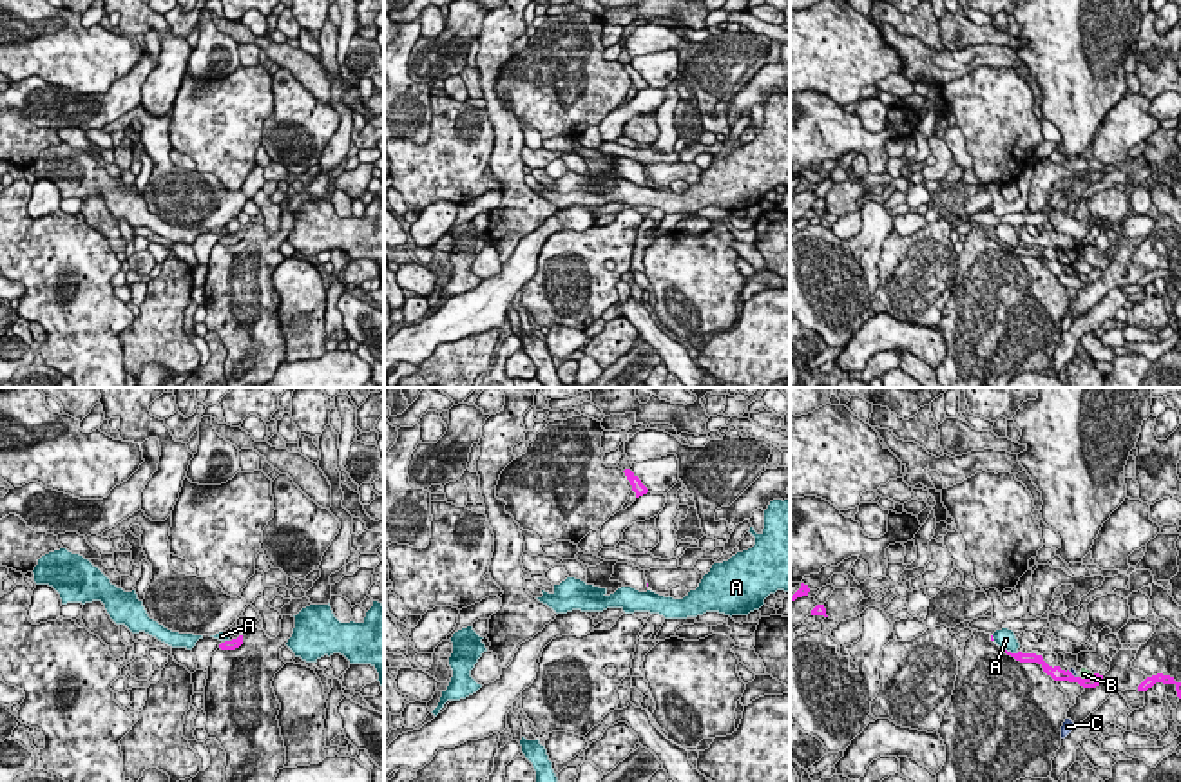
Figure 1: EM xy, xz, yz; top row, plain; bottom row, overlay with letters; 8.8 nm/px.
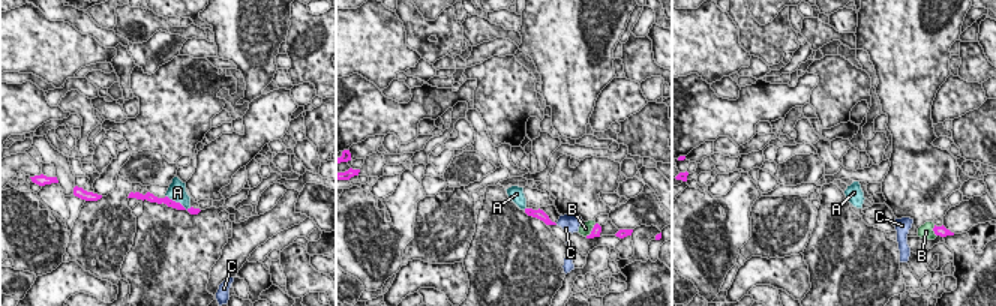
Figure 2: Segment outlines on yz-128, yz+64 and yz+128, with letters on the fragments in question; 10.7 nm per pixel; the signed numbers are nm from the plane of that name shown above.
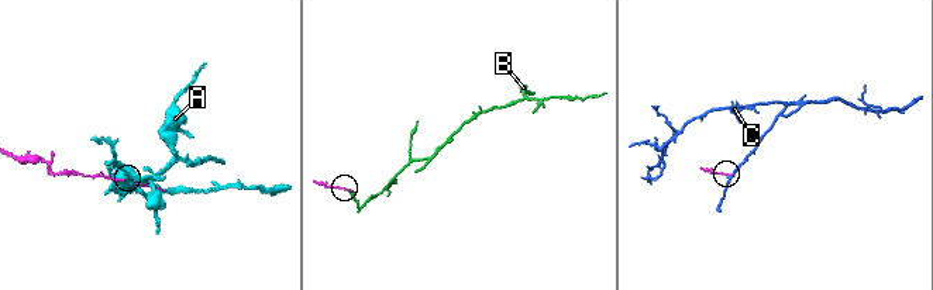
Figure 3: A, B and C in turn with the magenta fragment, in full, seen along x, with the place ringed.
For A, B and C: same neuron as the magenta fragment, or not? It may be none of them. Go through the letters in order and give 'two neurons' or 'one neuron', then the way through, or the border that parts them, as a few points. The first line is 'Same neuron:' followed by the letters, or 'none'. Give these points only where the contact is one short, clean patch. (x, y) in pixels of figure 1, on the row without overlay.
Same neuron: none
A: two neurons
B: two neurons; border along yz (1094, 268), (1080, 272)
C: two neurons; border along yz (1067, 265), (1076, 272)

